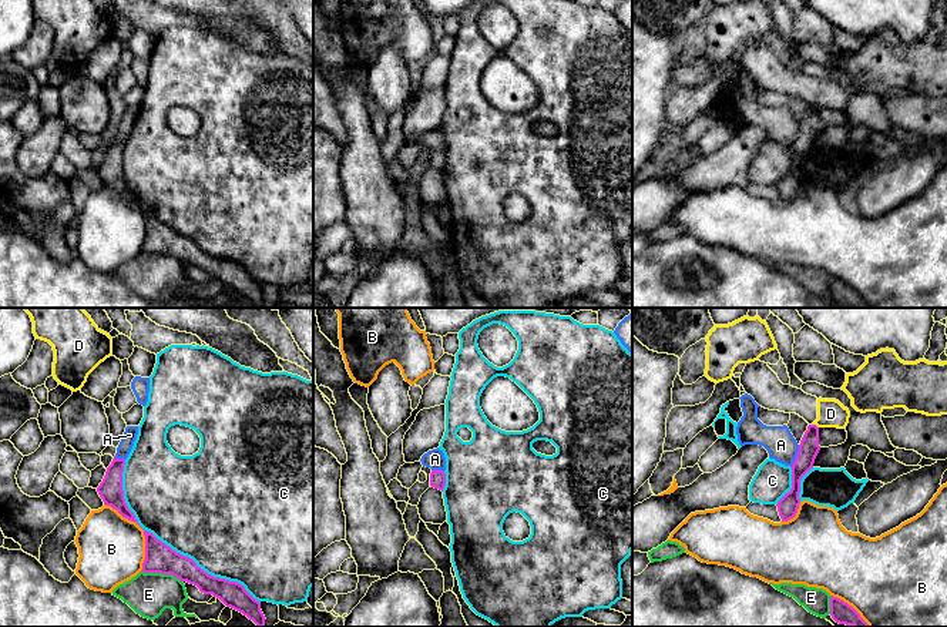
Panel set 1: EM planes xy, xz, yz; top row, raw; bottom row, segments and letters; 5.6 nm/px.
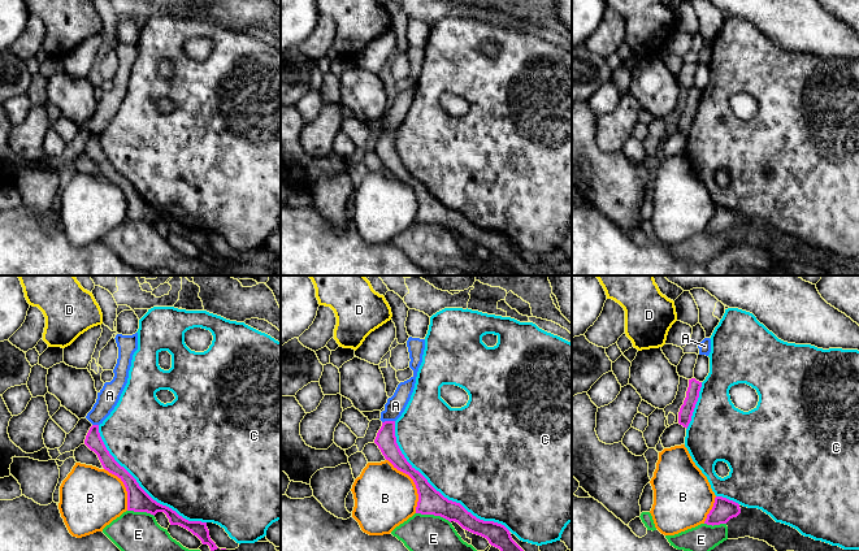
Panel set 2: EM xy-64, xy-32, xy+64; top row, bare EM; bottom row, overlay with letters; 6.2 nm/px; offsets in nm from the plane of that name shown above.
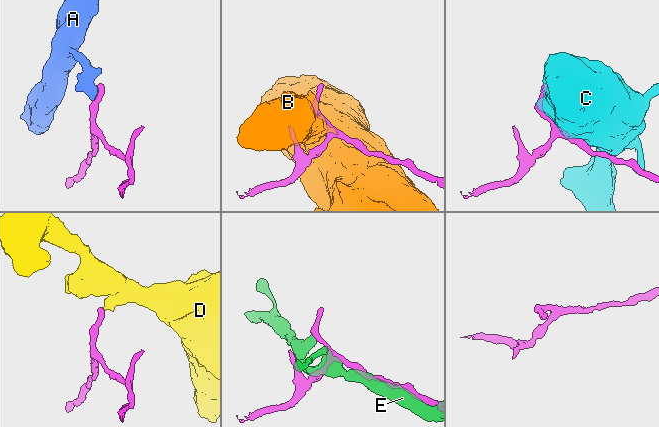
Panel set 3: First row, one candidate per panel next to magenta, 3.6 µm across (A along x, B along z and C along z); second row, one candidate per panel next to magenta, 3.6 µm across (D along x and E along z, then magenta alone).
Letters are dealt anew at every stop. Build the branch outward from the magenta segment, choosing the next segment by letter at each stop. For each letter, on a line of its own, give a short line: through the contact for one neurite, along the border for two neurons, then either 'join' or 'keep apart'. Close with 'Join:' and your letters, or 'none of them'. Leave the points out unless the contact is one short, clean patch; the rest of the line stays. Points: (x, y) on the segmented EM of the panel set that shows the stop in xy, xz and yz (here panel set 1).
A: line yz (799, 445), (798, 455), (791, 466); keep apart
B: keep apart
C: keep apart
D: line yz (813, 423), (818, 428); keep apart
E: keep apart
Join: none of them

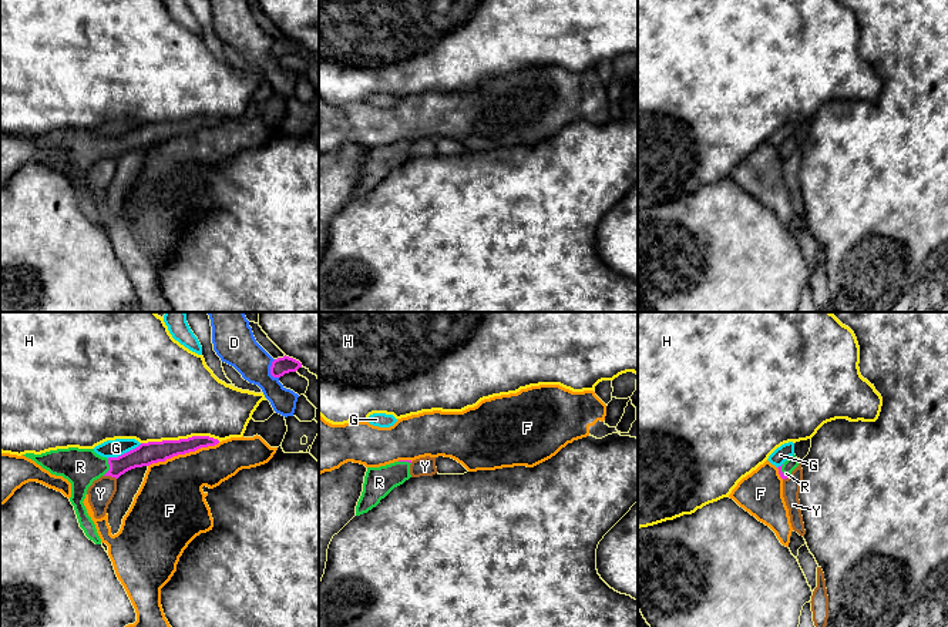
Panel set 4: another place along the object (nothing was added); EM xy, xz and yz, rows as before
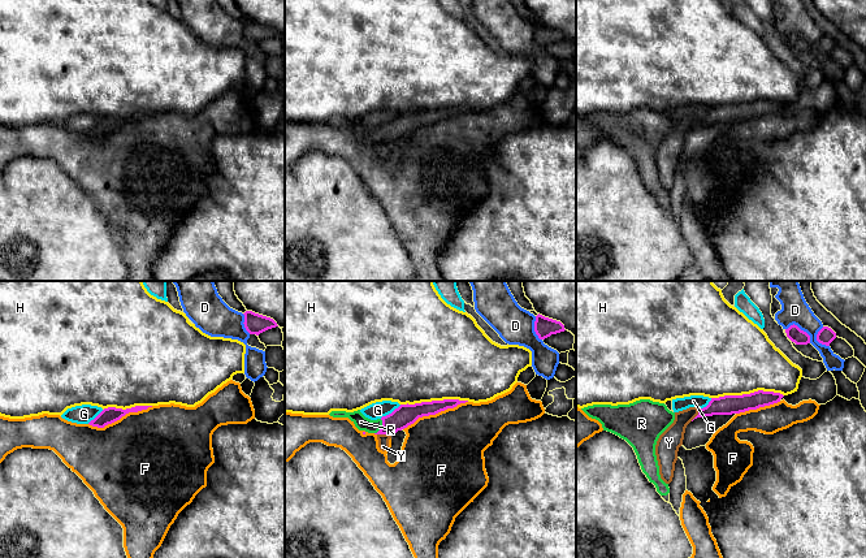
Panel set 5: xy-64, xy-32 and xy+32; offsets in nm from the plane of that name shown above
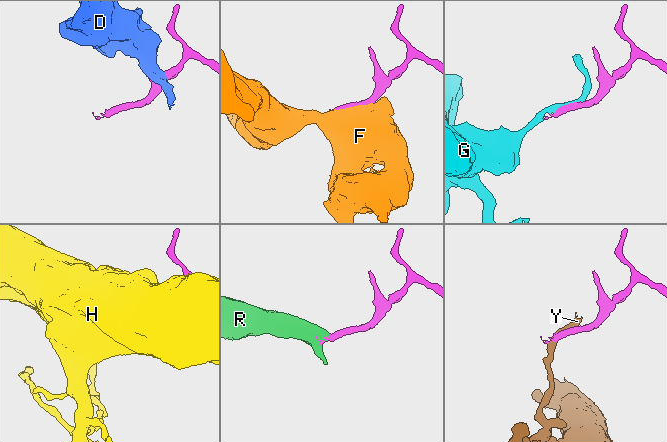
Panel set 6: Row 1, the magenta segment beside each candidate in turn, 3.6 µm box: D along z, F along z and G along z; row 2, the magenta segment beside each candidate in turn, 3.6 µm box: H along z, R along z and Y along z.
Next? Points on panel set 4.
D: line xy (275, 359), (271, 374), (278, 378); keep apart
F: keep apart
G: line xy (141, 443), (117, 456), (107, 458); keep apart
H: keep apart
R: line xy (147, 453), (110, 468), (80, 466); join
Y: line xy (104, 475), (116, 479); keep apart
Join: R

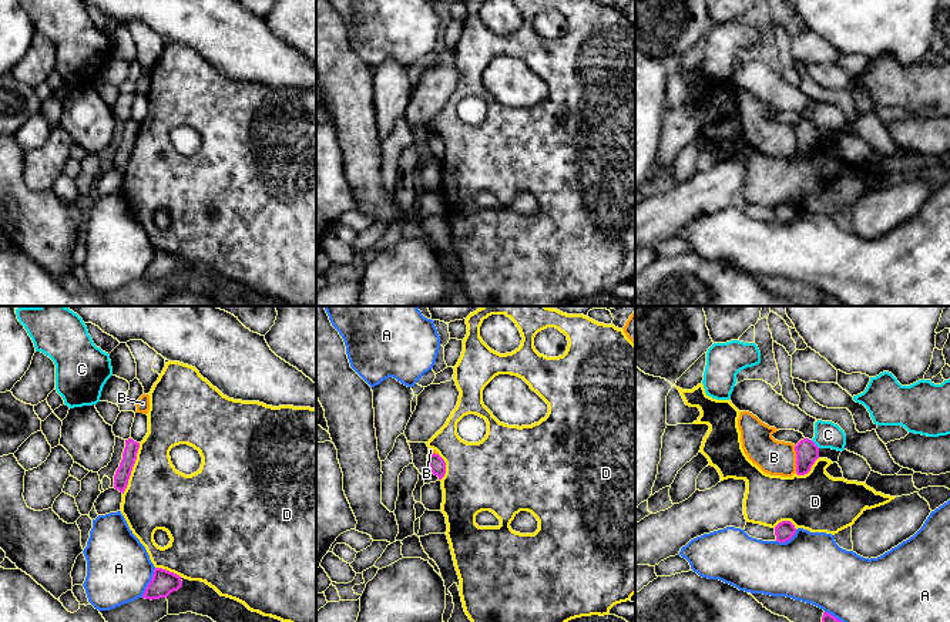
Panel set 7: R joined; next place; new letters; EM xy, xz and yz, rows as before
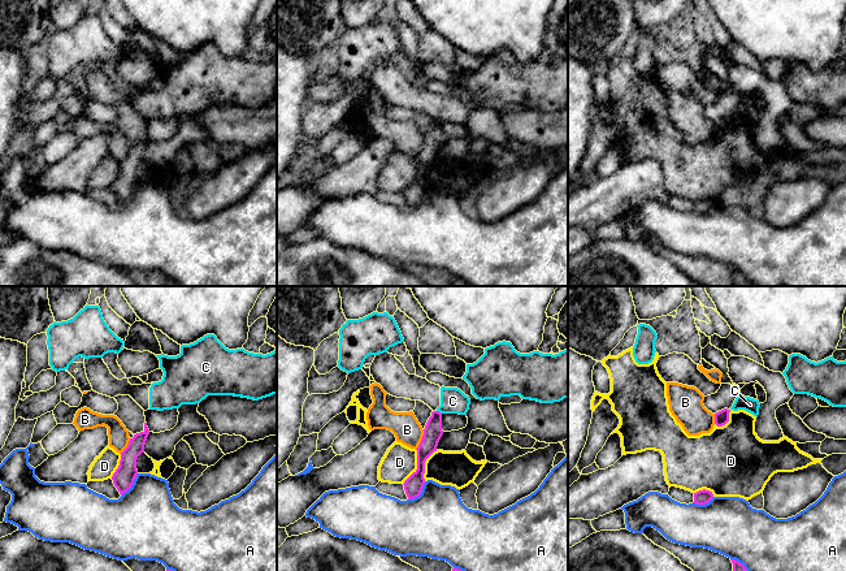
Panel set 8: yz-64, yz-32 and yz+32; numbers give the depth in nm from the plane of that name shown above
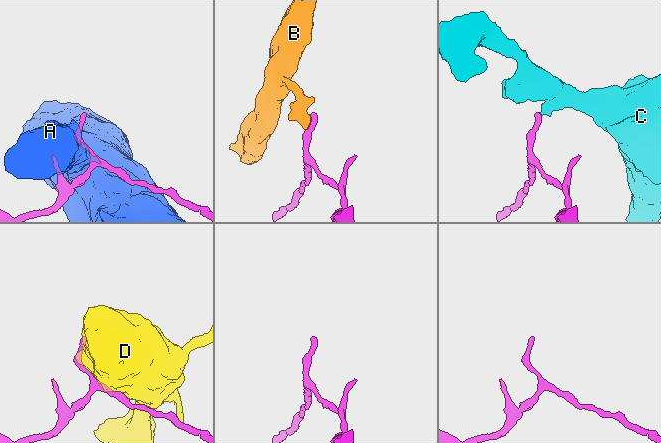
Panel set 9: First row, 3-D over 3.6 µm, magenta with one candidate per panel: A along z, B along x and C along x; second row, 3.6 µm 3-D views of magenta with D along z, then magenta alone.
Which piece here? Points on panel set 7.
A: keep apart
B: line yz (794, 446), (796, 471); keep apart
C: line yz (811, 440), (819, 447); keep apart
D: keep apart
Join: none of them

